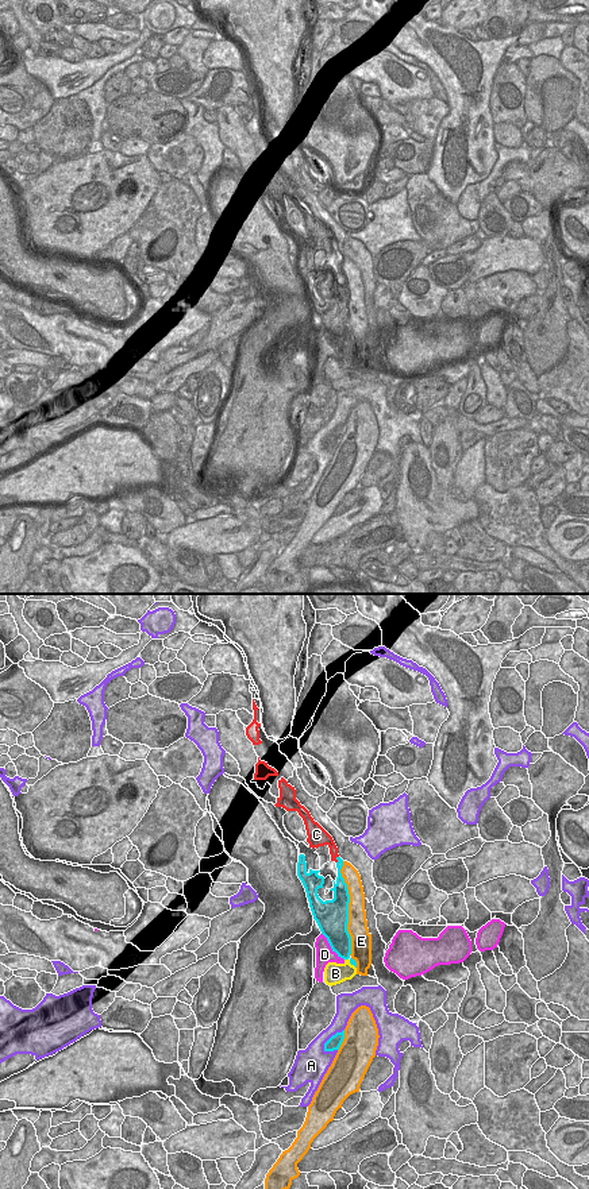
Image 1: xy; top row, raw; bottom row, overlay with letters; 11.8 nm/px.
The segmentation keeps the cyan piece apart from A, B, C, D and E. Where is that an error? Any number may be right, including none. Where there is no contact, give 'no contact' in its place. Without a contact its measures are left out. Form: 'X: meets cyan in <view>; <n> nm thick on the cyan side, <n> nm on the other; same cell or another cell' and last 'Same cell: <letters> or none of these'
A: meets cyan in xy; 160 nm thick on the cyan side, 240 nm on the other; another cell
B: meets cyan in xy; 220 nm thick on the cyan side, 260 nm on the other; another cell
C: meets cyan in xy; 90 nm thick on the cyan side, 100 nm on the other; same cell
D: meets cyan in xy; 320 nm thick on the cyan side, 220 nm on the other; another cell
E: meets cyan in xy; 380 nm thick on the cyan side, 240 nm on the other; another cell
Same cell: C

